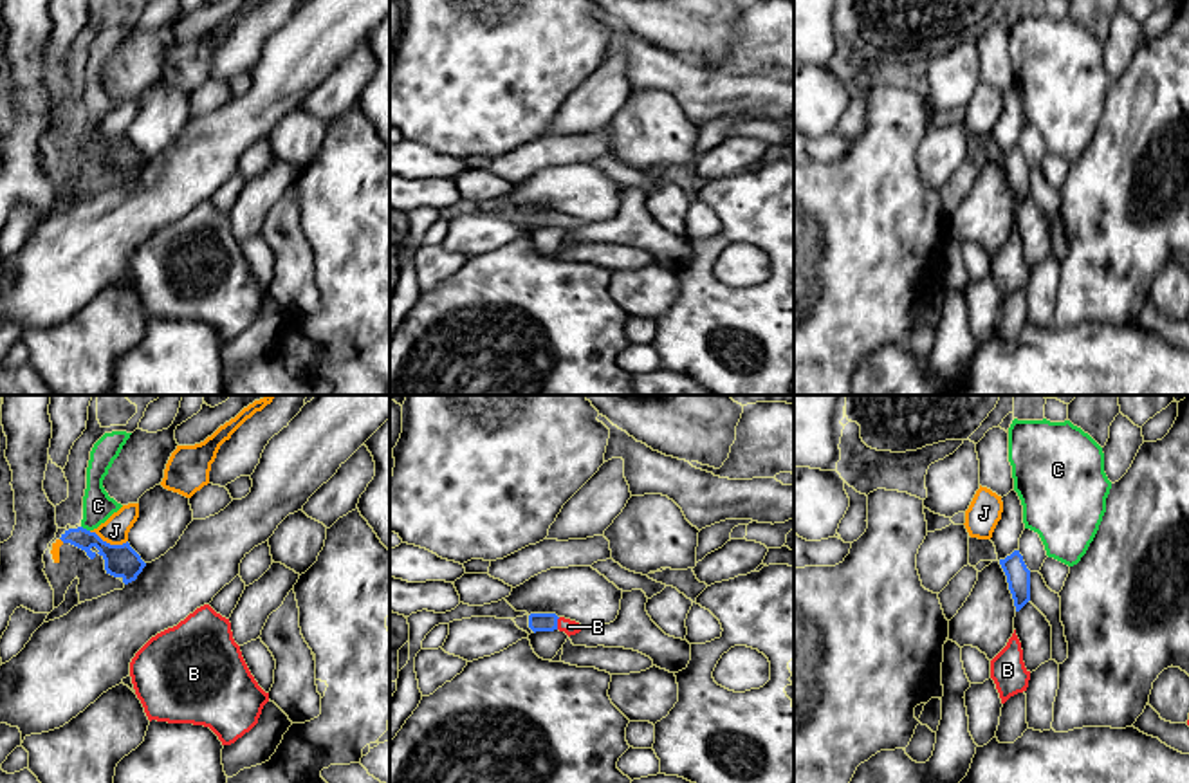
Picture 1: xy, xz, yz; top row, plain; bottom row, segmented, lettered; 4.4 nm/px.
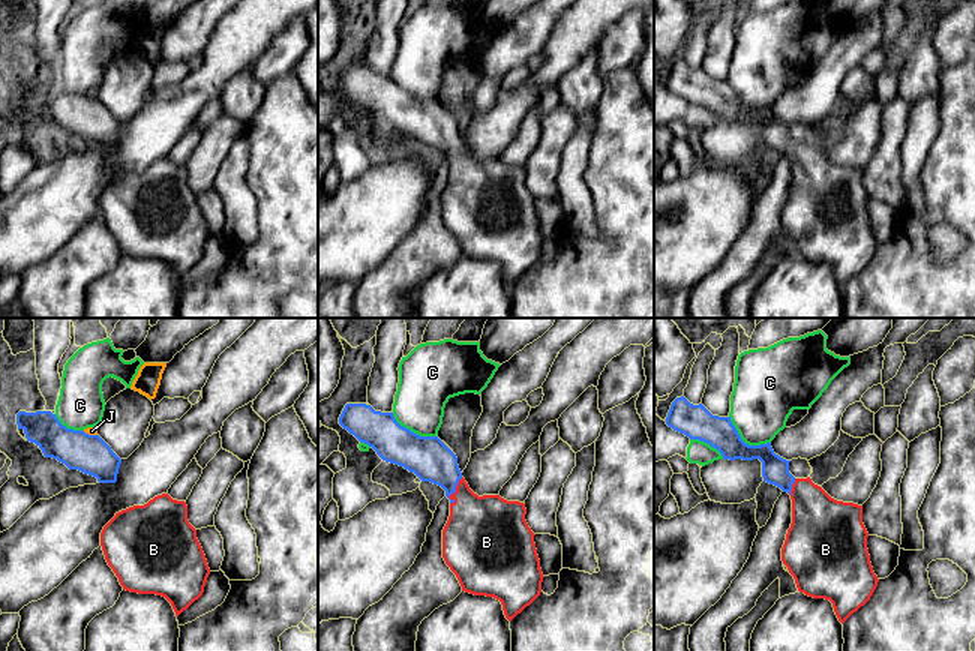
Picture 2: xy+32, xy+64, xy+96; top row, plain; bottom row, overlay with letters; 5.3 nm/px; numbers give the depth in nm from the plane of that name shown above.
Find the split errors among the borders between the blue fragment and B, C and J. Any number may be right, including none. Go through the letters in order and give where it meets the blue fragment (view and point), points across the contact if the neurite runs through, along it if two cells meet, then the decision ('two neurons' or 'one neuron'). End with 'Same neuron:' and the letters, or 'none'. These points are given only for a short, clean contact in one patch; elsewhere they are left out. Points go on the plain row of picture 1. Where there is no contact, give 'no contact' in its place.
B: xz (556, 219) | across xz (536, 217), (556, 219), (569, 222) | one neuron
C: xy (85, 125) | along xy (82, 121), (89, 127) | two neurons
J: xy (109, 139) | along xy (89, 127), (94, 127), (110, 139), (127, 138) | two neurons
Same neuron: B

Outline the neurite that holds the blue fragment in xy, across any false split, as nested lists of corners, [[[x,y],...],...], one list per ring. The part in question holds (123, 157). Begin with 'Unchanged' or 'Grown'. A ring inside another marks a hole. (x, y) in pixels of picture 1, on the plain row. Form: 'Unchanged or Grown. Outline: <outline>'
Unchanged. Outline: [[[83,123],[65,126],[60,135],[85,146],[90,155],[99,150],[105,155],[106,170],[121,173],[124,180],[135,177],[146,162],[128,137],[110,141]]]

